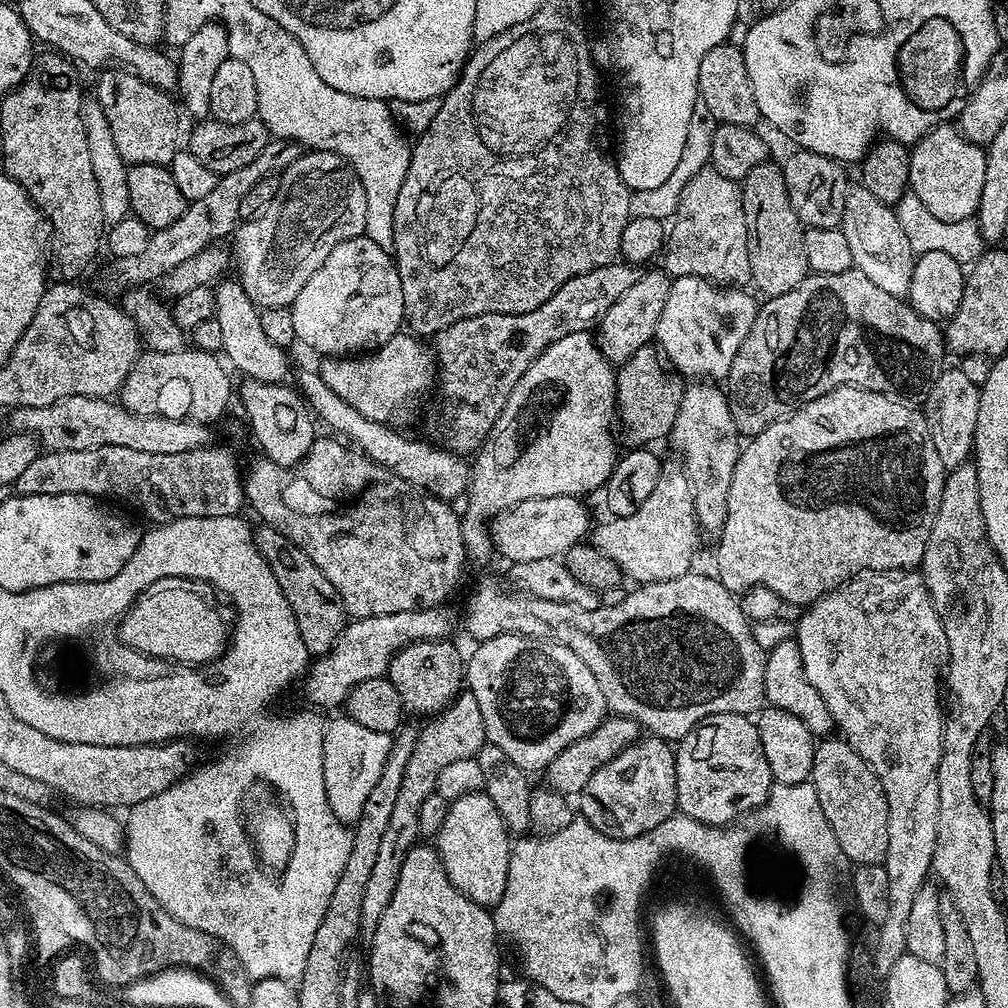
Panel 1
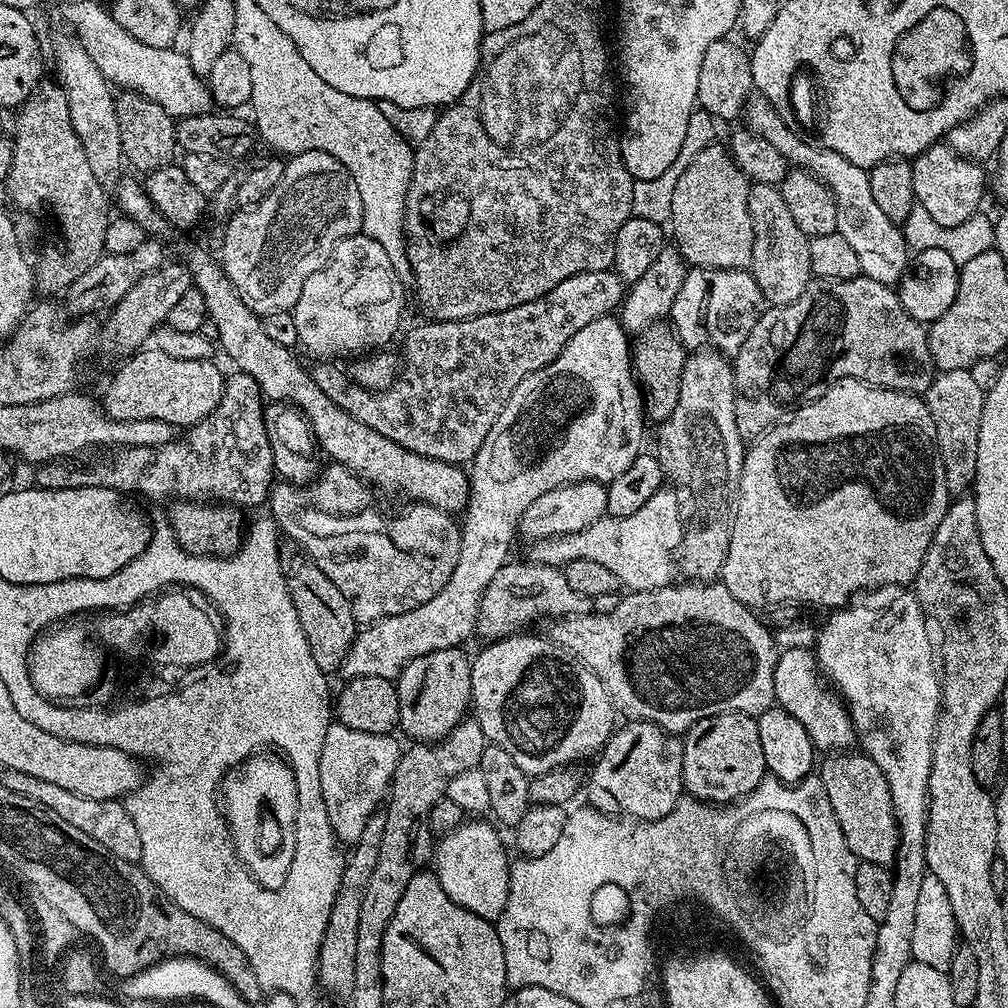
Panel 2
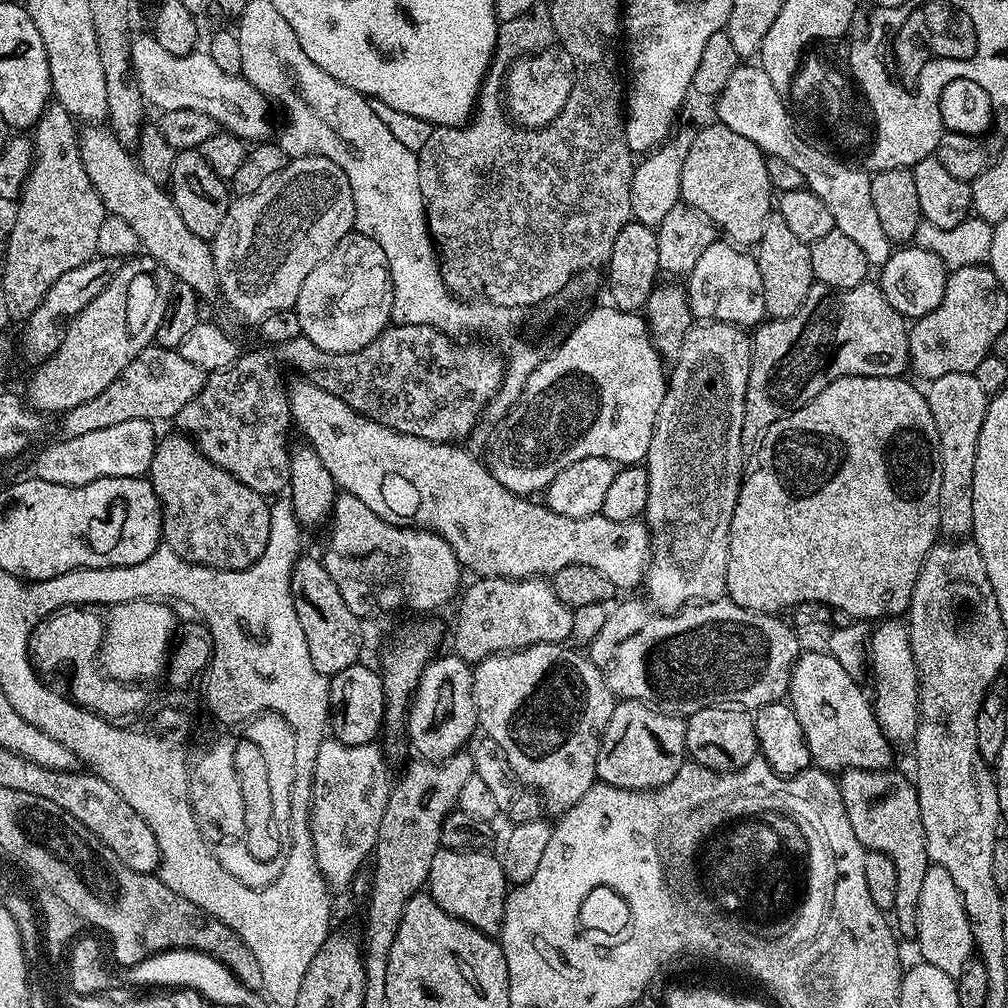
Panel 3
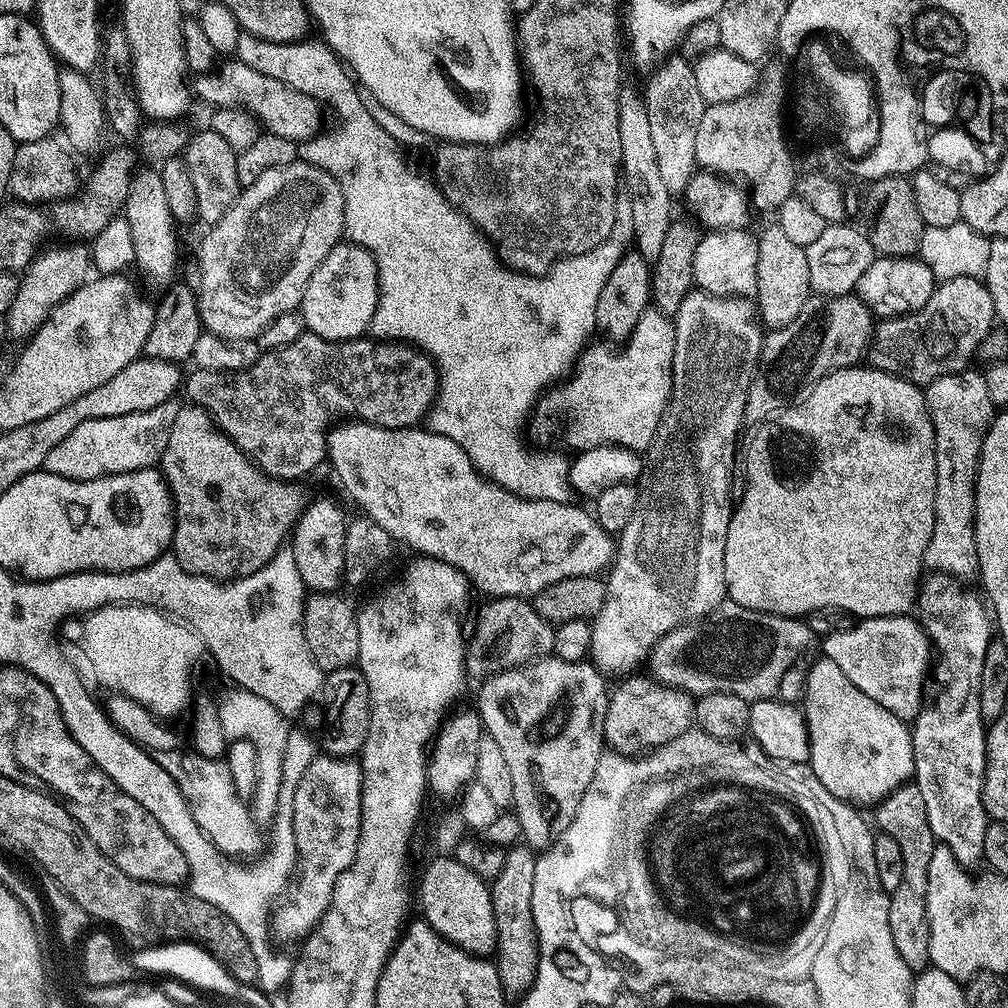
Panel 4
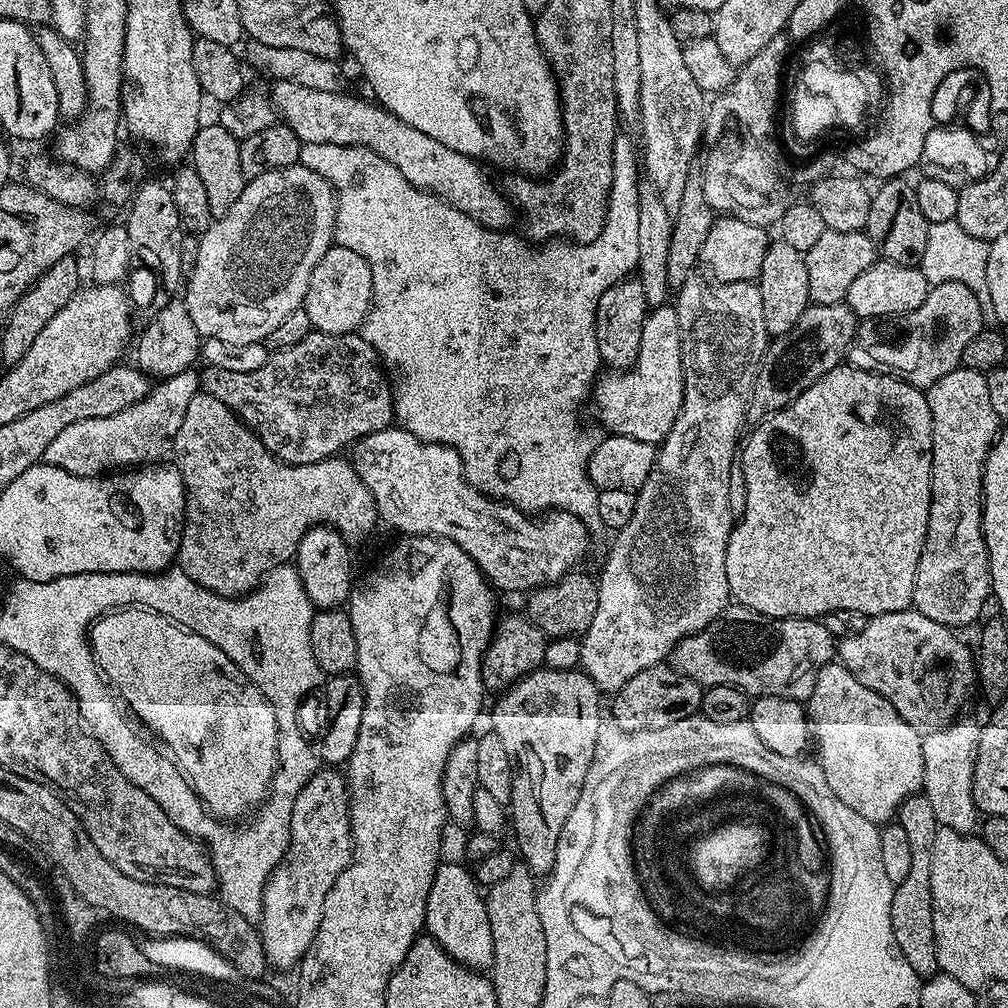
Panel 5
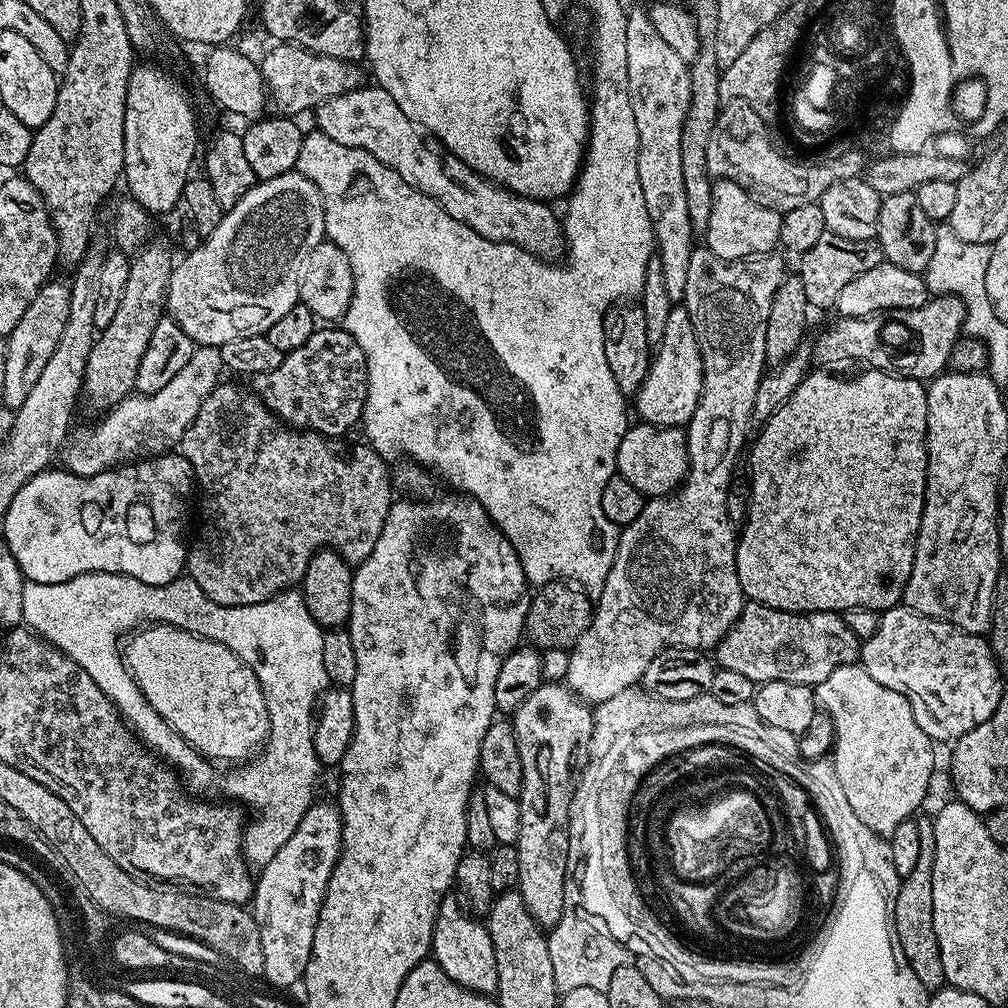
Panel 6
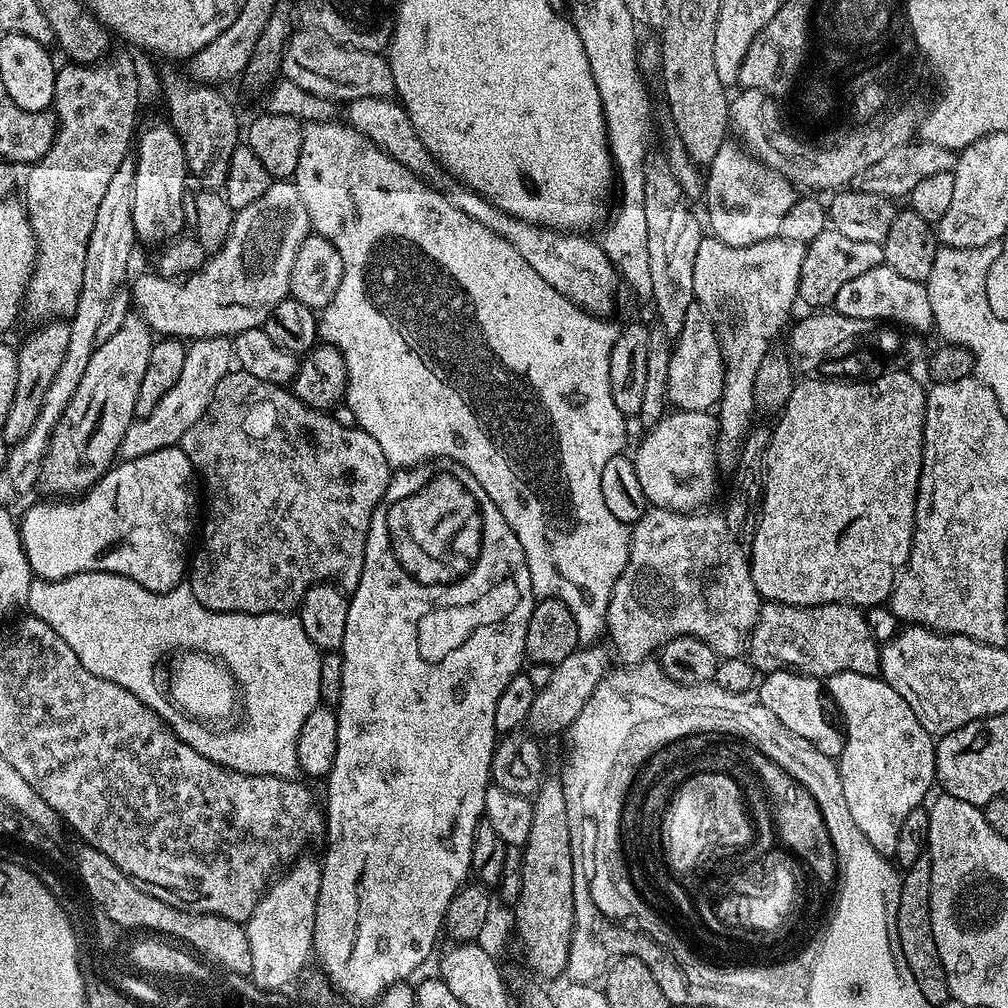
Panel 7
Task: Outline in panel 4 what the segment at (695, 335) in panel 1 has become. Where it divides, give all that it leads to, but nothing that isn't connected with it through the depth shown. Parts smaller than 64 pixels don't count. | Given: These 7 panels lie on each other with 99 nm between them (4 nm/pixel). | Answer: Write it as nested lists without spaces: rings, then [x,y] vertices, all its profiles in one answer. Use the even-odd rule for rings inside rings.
[[[733,226],[727,230],[712,230],[707,234],[701,235],[696,242],[694,250],[694,284],[699,291],[708,292],[711,296],[728,296],[731,298],[752,298],[756,294],[756,283],[758,282],[758,239],[755,235],[751,236],[748,232],[743,232],[743,227]]]

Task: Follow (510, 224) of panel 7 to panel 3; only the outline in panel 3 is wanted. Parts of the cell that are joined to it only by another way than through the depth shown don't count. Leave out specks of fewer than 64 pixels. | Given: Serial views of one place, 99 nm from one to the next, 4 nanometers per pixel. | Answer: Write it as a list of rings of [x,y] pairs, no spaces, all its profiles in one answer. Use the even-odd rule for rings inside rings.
[[[136,34],[132,38],[131,53],[132,69],[138,86],[145,101],[151,107],[153,104],[156,110],[198,110],[201,114],[210,114],[210,118],[214,118],[221,129],[231,132],[233,136],[239,136],[245,142],[264,142],[271,137],[268,135],[272,132],[272,112],[268,109],[267,98],[263,96],[265,93],[255,88],[249,80],[245,80],[243,75],[222,70],[222,66],[218,66],[214,58],[208,56],[207,51],[197,50],[185,56],[170,54],[170,50],[162,50],[162,46],[158,46],[151,34]]]

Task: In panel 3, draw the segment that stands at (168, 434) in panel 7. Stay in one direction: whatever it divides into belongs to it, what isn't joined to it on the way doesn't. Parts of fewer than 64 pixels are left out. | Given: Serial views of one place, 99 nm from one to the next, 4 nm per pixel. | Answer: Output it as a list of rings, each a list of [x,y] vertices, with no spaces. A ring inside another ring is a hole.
[[[151,420],[118,422],[118,426],[105,426],[103,430],[90,430],[89,434],[58,442],[42,449],[34,464],[35,477],[55,485],[82,486],[98,478],[143,477],[156,453],[157,425]]]

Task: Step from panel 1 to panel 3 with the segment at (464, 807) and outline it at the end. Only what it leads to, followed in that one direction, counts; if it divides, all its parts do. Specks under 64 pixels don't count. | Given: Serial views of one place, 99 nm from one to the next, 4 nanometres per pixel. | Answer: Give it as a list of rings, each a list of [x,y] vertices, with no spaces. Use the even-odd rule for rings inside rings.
[[[440,847],[434,854],[434,862],[430,862],[426,891],[442,910],[446,910],[446,914],[496,938],[504,921],[504,904],[508,900],[510,885],[504,876],[504,867],[492,854],[488,850],[459,852]]]

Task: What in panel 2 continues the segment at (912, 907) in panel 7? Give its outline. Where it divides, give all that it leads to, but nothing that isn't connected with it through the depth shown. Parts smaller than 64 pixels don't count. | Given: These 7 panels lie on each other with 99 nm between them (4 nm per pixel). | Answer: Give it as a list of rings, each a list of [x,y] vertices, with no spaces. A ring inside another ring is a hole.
[[[840,750],[825,755],[819,761],[818,775],[822,786],[826,786],[826,798],[830,798],[830,806],[834,806],[834,818],[838,818],[838,826],[842,826],[846,846],[850,846],[857,861],[895,865],[900,835],[886,774],[878,770],[869,756],[856,750]]]

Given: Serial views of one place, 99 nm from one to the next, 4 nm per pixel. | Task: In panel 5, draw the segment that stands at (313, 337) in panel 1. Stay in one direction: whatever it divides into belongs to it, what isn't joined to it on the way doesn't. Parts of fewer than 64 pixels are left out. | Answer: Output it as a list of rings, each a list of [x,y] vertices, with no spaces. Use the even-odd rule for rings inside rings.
[[[341,244],[328,248],[326,254],[322,254],[322,262],[314,266],[314,274],[310,274],[310,286],[304,299],[303,308],[310,314],[313,329],[326,334],[356,332],[371,306],[372,279],[366,258]]]

